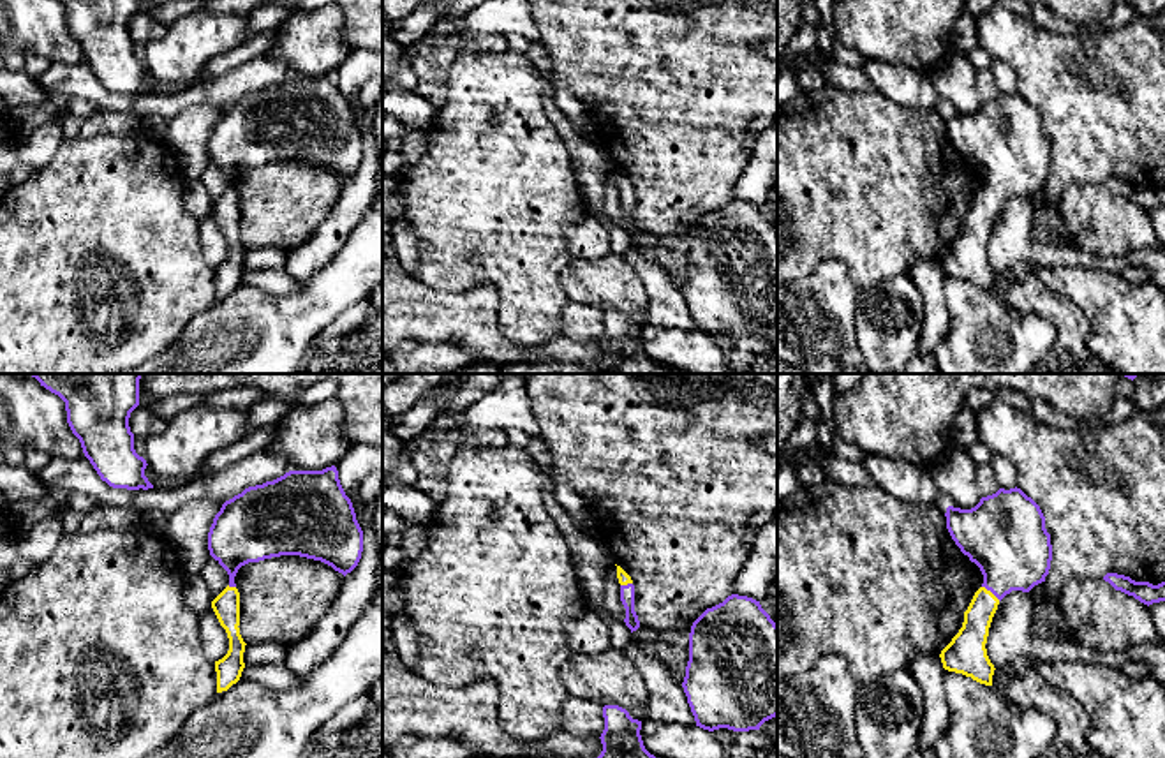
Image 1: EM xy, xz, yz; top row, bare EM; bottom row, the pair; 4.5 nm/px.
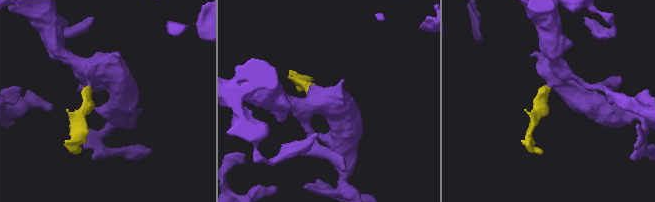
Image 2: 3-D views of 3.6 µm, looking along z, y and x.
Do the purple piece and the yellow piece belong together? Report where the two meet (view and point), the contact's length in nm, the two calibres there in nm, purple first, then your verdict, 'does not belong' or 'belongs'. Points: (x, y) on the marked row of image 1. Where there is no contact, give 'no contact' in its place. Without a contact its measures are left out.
meets purple in yz at (991, 591); contact 110 nm long; 360 nm thick on the purple side, 140 nm on the other; belongs

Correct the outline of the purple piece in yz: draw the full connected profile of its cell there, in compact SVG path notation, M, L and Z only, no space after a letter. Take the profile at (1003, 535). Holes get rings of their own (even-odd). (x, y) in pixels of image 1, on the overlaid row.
M1017 487L999 488L996 494L982 497L971 509L948 506L945 516L952 539L980 568L983 583L964 612L962 628L941 650L939 658L945 670L992 686L996 668L985 649L992 617L1006 594L1012 591L1029 592L1035 585L1045 582L1052 561L1050 534L1045 529L1040 506Z

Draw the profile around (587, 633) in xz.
M590 608L568 622L568 635L575 654L596 654L610 647L610 631L599 613Z

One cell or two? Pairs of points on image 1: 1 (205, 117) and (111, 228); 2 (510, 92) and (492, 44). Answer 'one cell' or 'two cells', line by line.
1: two cells
2: two cells

